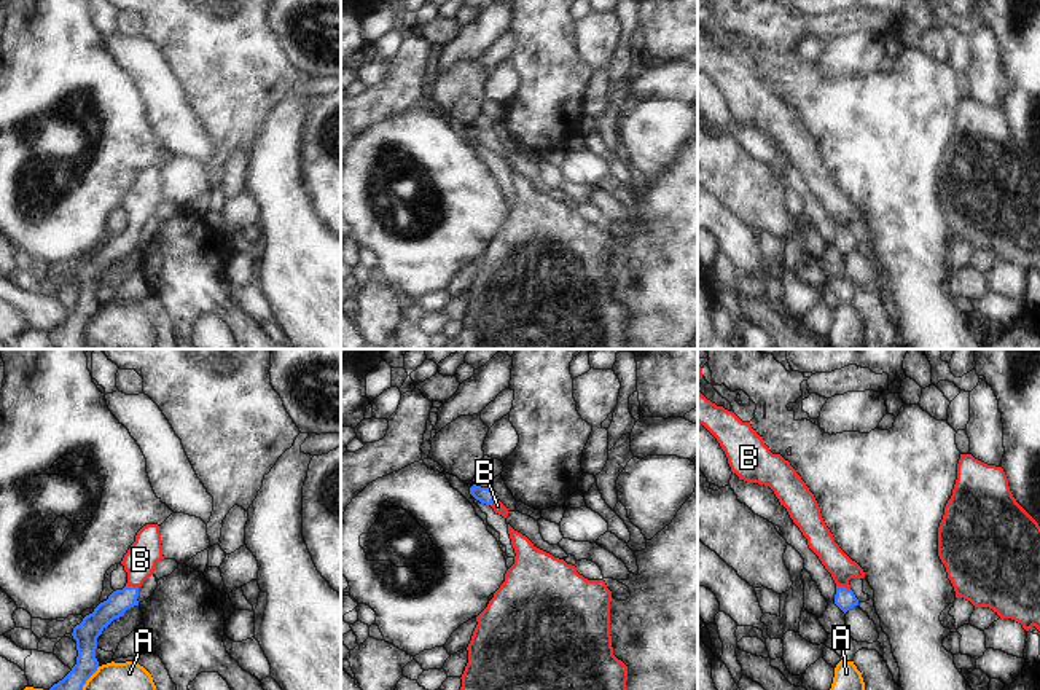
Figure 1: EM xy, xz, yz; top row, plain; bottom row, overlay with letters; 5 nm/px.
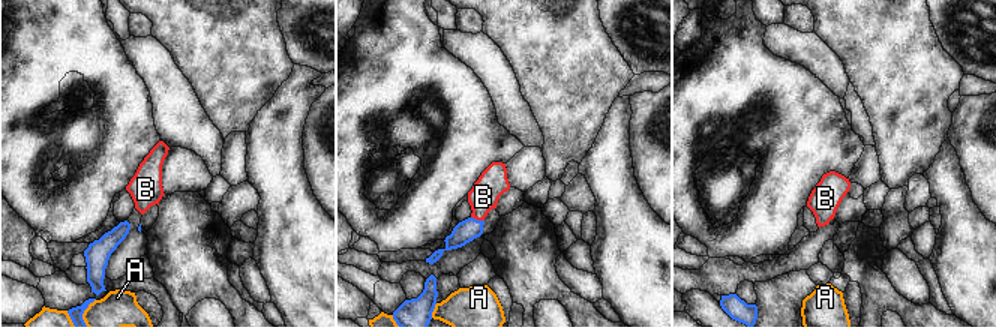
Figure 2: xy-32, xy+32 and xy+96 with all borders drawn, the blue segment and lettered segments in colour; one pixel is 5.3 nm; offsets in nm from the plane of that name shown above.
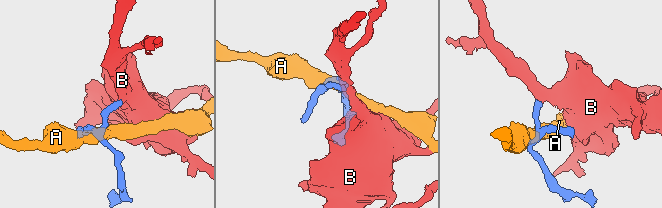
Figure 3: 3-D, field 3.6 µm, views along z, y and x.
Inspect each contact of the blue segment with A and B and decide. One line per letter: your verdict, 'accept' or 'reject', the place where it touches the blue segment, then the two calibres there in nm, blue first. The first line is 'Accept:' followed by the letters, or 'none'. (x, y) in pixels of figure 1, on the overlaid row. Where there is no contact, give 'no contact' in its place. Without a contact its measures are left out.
Accept: B
A: reject; meets blue in xy at (89, 676); 120 nm thick on the blue side, 140 nm on the other
B: accept; meets blue in yz at (843, 587); 100 nm thick on the blue side, 130 nm on the other

